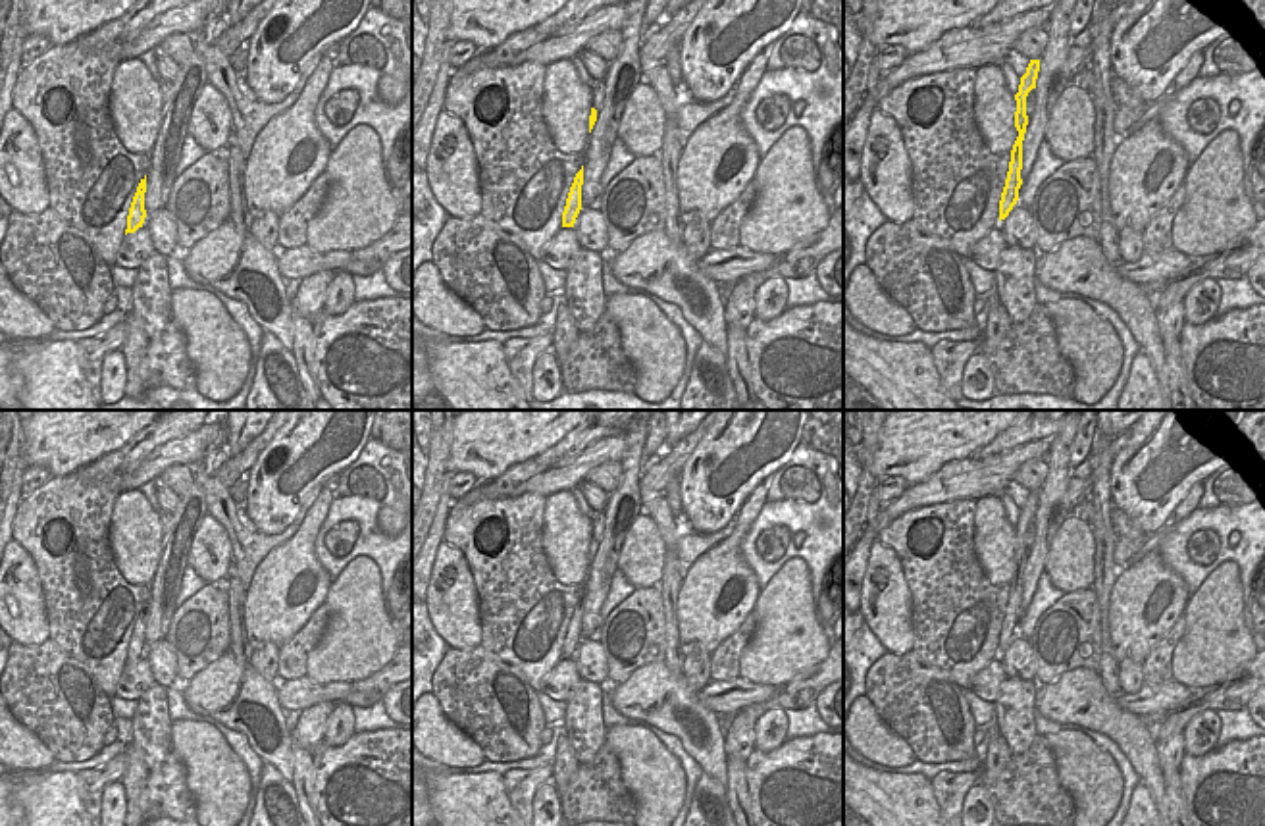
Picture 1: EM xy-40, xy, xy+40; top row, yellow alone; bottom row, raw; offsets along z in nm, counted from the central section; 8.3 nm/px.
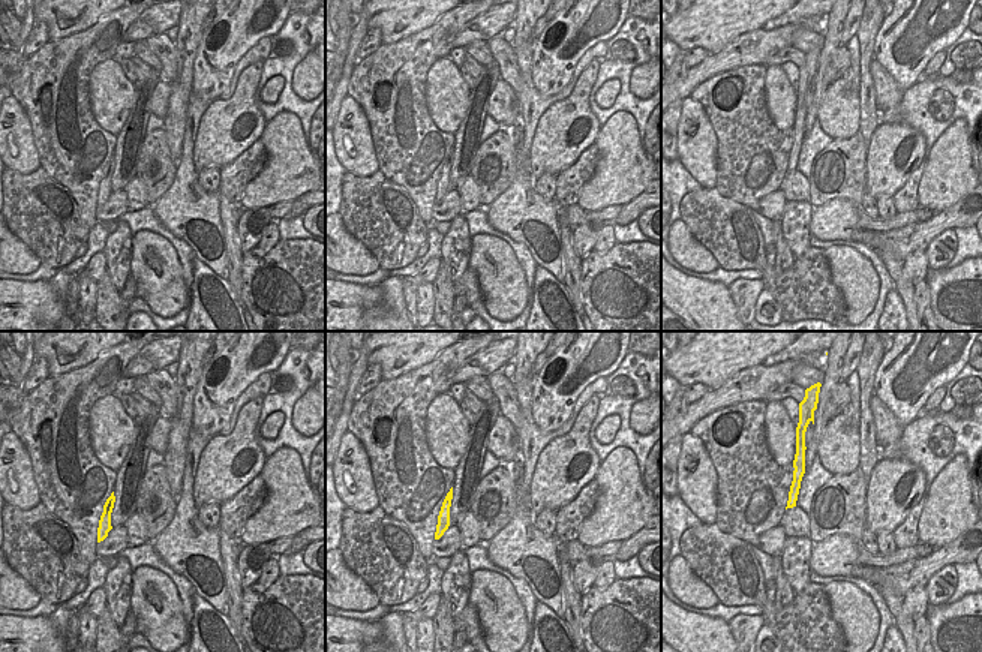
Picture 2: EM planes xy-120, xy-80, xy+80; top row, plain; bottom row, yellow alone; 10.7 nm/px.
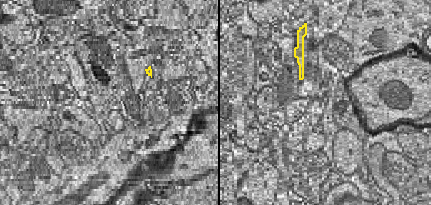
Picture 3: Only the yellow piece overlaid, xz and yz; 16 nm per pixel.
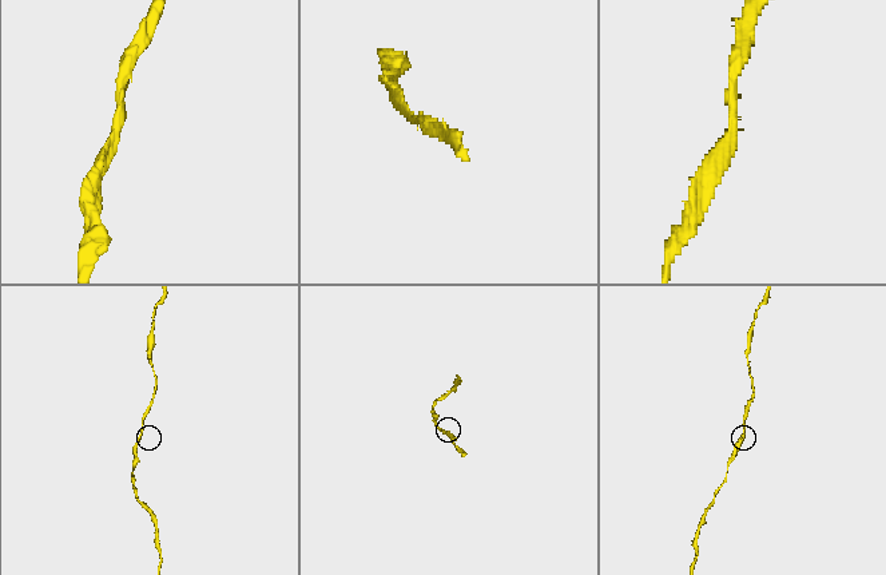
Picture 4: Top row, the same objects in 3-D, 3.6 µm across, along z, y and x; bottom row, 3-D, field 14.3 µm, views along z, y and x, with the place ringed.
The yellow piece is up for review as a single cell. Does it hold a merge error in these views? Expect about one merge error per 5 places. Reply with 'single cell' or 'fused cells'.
single cell

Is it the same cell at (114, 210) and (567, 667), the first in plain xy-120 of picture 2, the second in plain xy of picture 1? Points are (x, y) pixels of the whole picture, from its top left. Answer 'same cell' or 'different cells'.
same cell

